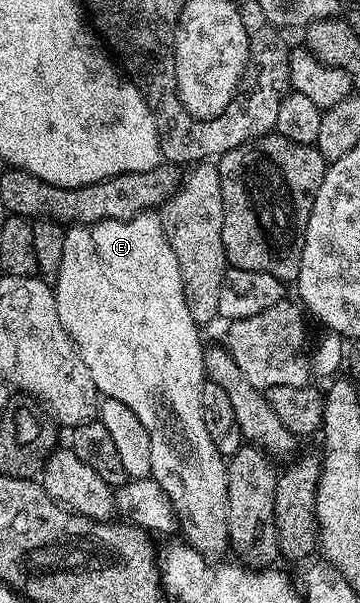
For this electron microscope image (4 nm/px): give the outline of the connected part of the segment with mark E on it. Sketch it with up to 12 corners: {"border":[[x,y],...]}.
{"border":[[155,213],[66,228],[57,317],[151,442],[186,542],[229,547],[204,340]]}

